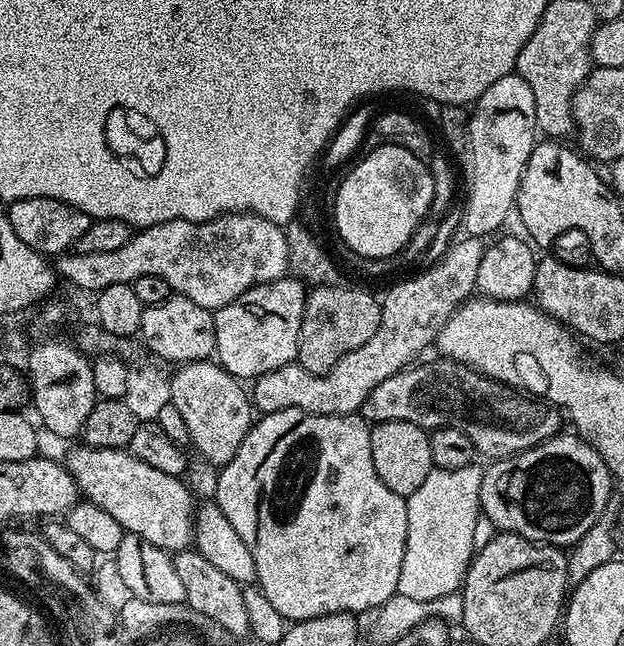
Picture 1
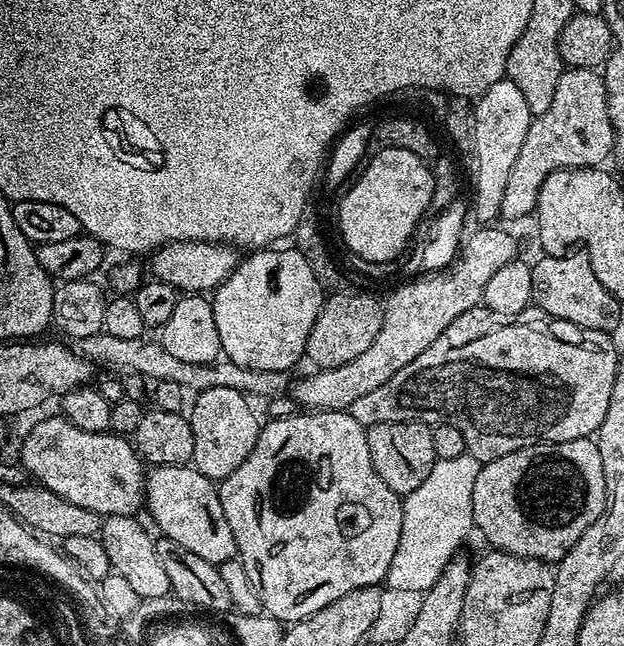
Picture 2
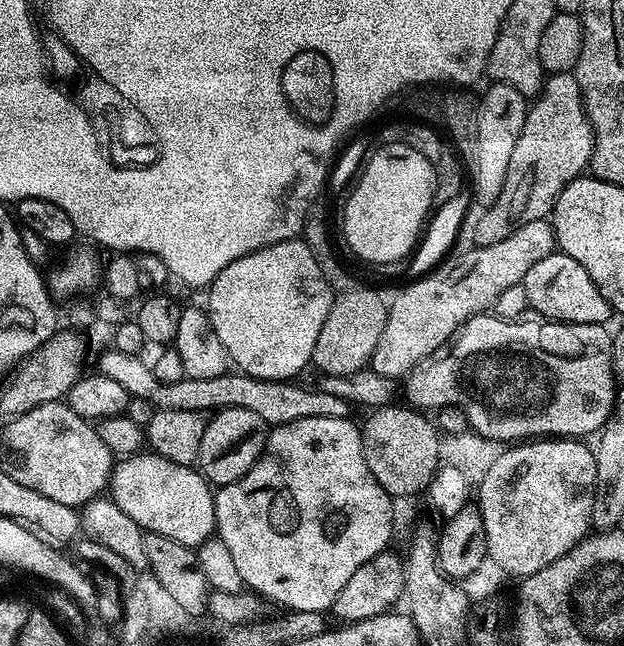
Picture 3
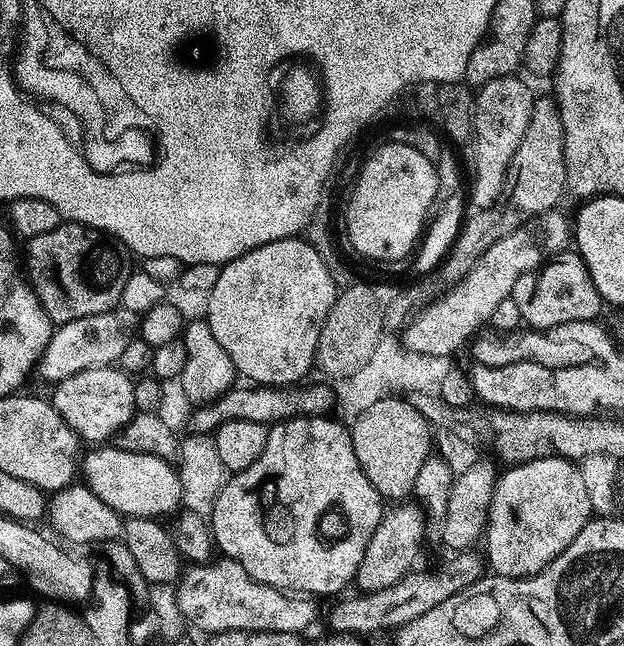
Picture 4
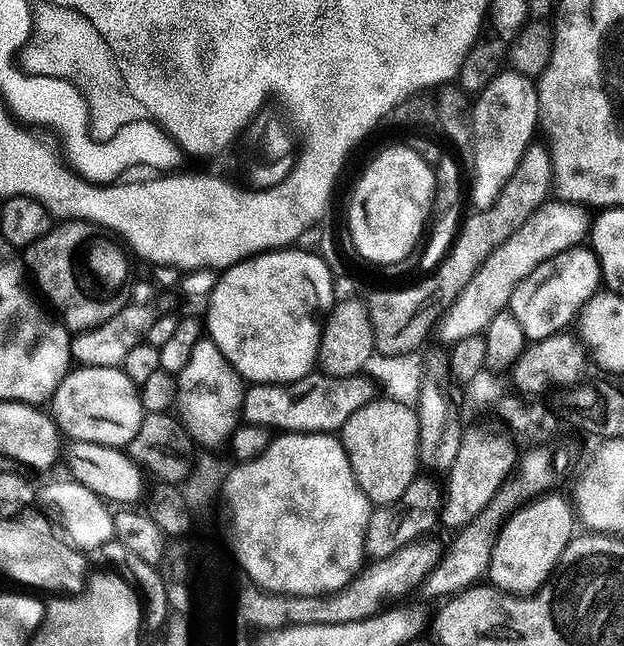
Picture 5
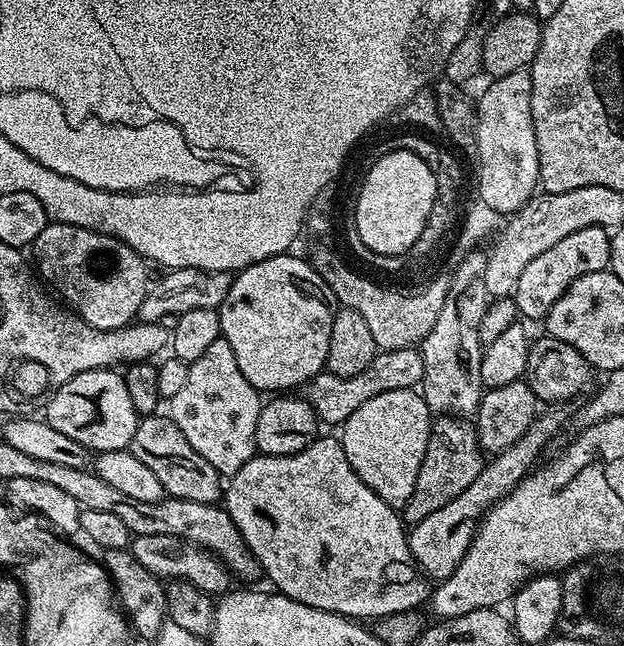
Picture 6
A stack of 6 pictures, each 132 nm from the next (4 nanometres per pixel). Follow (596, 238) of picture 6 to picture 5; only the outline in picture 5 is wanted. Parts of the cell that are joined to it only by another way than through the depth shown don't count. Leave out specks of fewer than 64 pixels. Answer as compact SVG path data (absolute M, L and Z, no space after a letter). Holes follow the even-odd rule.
M577 246L570 250L562 250L562 254L554 254L554 258L546 258L518 286L514 286L514 294L508 300L507 311L518 318L524 331L525 341L550 338L555 332L565 331L568 323L575 321L584 303L596 292L601 291L600 259L588 246Z

